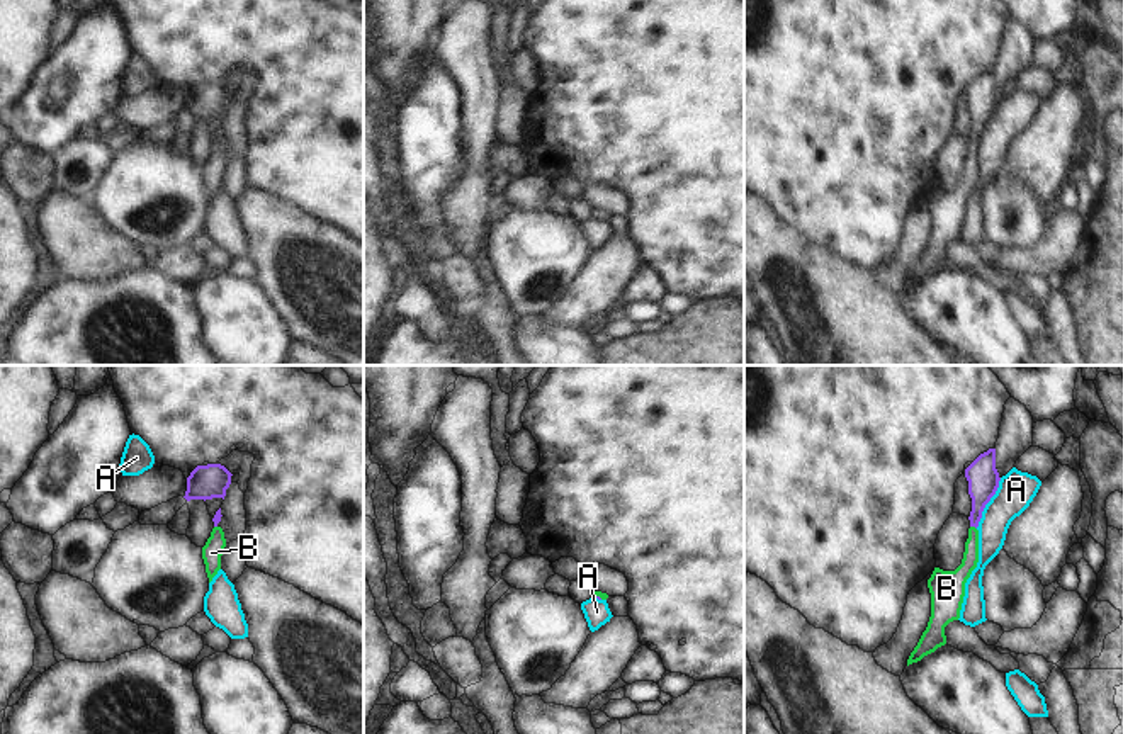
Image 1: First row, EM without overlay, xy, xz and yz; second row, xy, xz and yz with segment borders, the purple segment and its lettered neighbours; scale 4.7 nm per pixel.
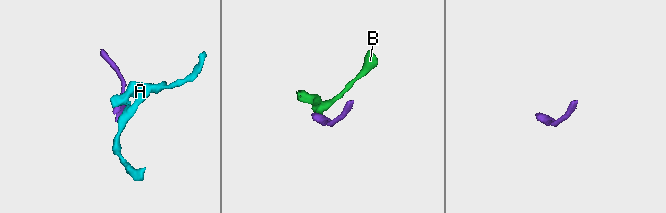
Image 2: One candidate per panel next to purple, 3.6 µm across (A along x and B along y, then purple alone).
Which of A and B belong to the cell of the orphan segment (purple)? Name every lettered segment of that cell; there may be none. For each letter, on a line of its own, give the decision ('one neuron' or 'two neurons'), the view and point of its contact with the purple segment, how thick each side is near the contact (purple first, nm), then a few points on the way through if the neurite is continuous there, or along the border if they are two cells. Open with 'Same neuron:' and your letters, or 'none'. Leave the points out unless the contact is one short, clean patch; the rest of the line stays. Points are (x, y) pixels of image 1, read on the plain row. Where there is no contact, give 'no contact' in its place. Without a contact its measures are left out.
Same neuron: B
A: two neurons; contact yz (987, 121); calibres 150 and 180 nm; border yz (1001, 97), (976, 146)
B: one neuron; contact yz (974, 145); calibres 150 and 80 nm; way yz (982, 95), (974, 145), (970, 175)

